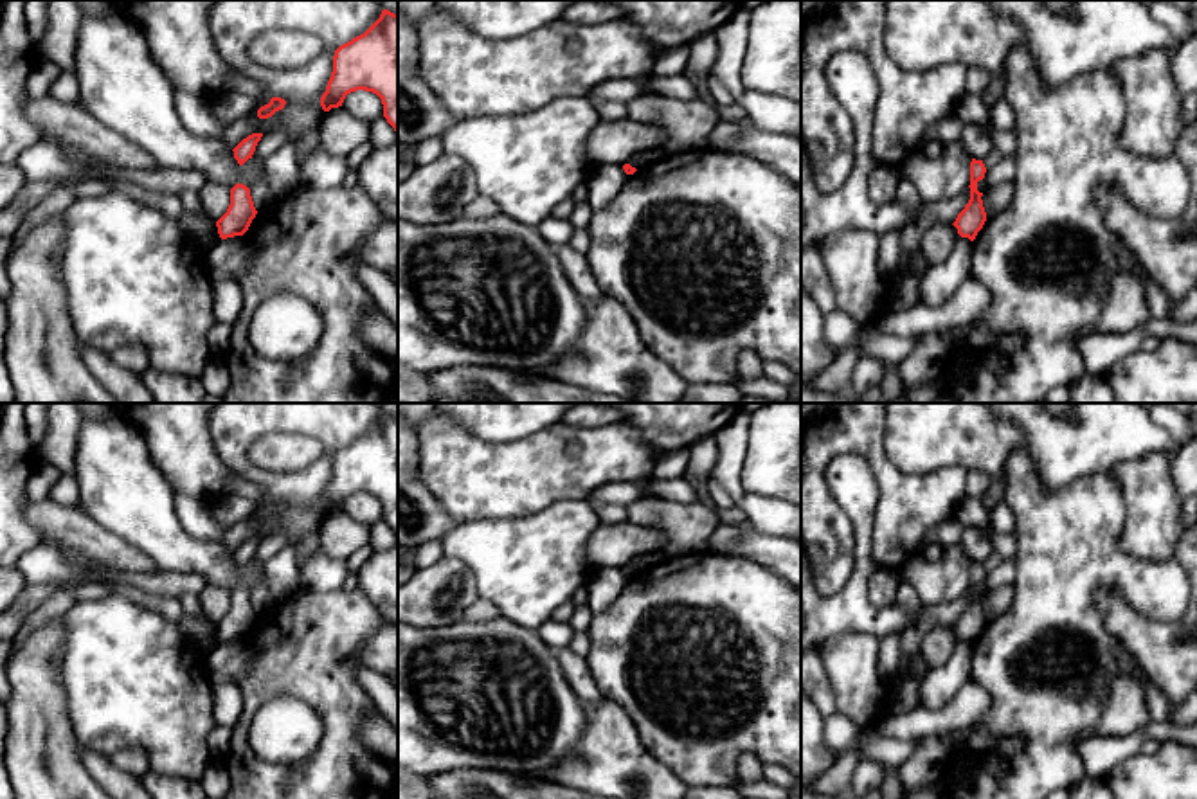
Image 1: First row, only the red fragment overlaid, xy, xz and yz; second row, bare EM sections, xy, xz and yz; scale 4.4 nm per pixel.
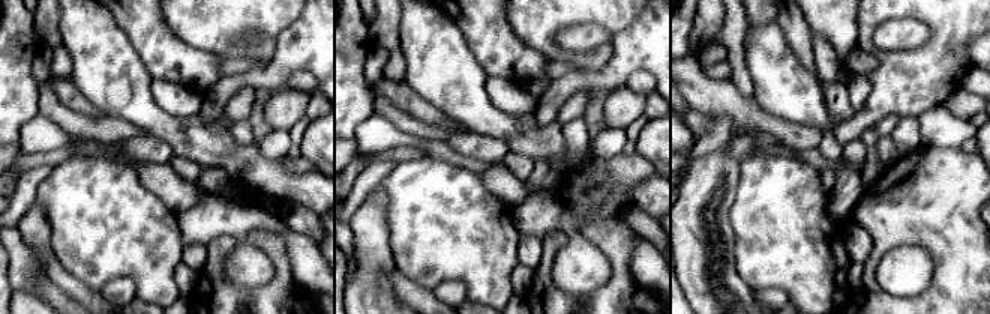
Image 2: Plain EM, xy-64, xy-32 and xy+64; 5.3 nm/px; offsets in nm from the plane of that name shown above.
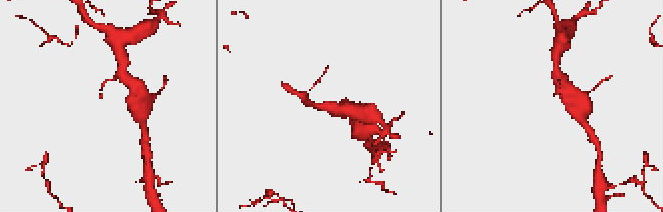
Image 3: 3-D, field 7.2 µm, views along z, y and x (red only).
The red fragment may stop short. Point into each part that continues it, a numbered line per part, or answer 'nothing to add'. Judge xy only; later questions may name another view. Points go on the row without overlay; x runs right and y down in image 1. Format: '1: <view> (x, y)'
nothing to add

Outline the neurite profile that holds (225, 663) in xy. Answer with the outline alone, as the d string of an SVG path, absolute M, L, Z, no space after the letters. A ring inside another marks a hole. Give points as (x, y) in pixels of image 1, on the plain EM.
M234 639L218 642L207 655L203 655L207 677L212 684L234 684L248 669L248 642L247 639Z

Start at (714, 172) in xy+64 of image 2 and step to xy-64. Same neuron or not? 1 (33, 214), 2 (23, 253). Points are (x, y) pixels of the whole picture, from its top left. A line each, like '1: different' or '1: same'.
1: same
2: different

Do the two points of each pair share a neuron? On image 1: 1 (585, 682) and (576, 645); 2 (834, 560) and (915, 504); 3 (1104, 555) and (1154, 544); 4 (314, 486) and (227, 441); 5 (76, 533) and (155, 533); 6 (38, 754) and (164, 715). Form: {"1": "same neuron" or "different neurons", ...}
{"1": "different neurons", "2": "same neuron", "3": "different neurons", "4": "same neuron", "5": "different neurons", "6": "different neurons"}

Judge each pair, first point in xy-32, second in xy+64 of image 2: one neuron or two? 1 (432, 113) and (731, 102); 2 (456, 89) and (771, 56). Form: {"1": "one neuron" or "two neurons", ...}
{"1": "one neuron", "2": "one neuron"}

